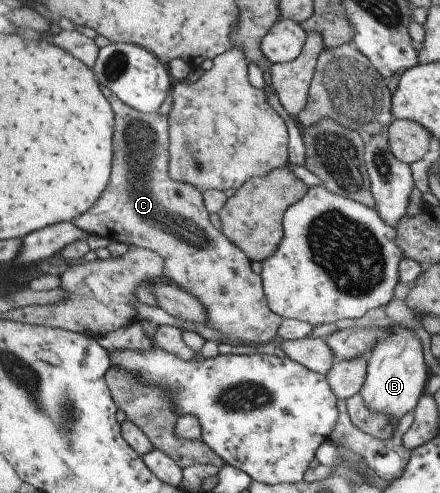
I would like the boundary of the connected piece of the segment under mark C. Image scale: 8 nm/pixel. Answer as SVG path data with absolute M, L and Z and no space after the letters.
M107 87L104 88L103 94L107 96L108 100L114 106L116 110L116 144L114 144L114 170L111 177L111 185L104 192L103 197L99 204L95 205L91 210L88 210L85 214L82 214L79 218L74 220L76 226L86 230L89 235L97 235L98 237L106 238L109 241L114 240L120 243L125 243L126 245L134 245L138 247L143 247L149 250L154 250L158 252L165 261L165 277L167 281L175 283L180 286L183 290L194 294L206 308L206 314L208 314L207 326L210 329L214 329L221 333L225 338L230 338L232 342L240 342L240 344L268 344L277 335L279 335L280 326L285 322L283 318L280 318L278 314L271 310L267 302L267 295L264 292L263 278L261 274L256 274L252 270L252 260L248 258L246 254L234 242L231 242L227 238L226 234L220 230L216 230L216 226L210 222L210 212L205 206L205 200L203 196L203 191L192 184L182 184L182 182L176 182L170 178L169 163L171 162L171 152L168 152L170 148L170 136L168 136L168 130L170 130L170 124L168 124L168 116L156 113L142 113L134 108L131 108L128 104L125 104L117 95L112 93Z

